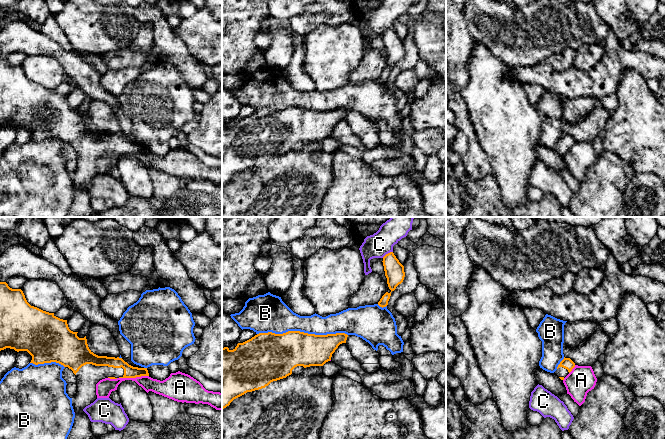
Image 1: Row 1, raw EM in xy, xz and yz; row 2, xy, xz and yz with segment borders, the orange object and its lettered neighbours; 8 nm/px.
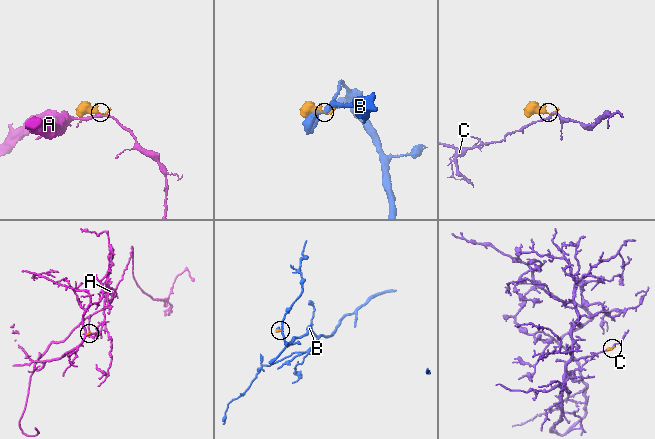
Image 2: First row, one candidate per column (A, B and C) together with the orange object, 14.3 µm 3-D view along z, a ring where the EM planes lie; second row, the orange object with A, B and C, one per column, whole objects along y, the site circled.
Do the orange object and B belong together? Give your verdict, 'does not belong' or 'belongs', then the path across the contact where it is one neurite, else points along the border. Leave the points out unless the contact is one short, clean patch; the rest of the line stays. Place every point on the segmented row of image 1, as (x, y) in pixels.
does not belong

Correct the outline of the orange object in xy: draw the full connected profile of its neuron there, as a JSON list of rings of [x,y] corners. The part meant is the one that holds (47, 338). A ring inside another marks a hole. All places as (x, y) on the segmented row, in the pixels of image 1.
[[[0,282],[0,351],[6,348],[14,349],[17,352],[27,351],[32,356],[30,363],[38,365],[56,362],[71,369],[77,378],[77,393],[72,398],[75,418],[67,439],[93,439],[94,435],[91,431],[91,421],[83,409],[97,399],[96,384],[105,378],[136,378],[149,376],[149,373],[147,368],[133,367],[122,358],[98,356],[94,354],[88,347],[86,336],[79,338],[77,333],[78,332],[73,332],[69,329],[67,320],[56,317],[54,313],[49,313],[31,306],[27,302],[21,289],[12,289],[6,282]]]

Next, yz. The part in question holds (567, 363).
[[[565,358],[560,362],[557,367],[557,370],[554,372],[561,380],[572,371],[575,367],[575,363],[570,358]]]

